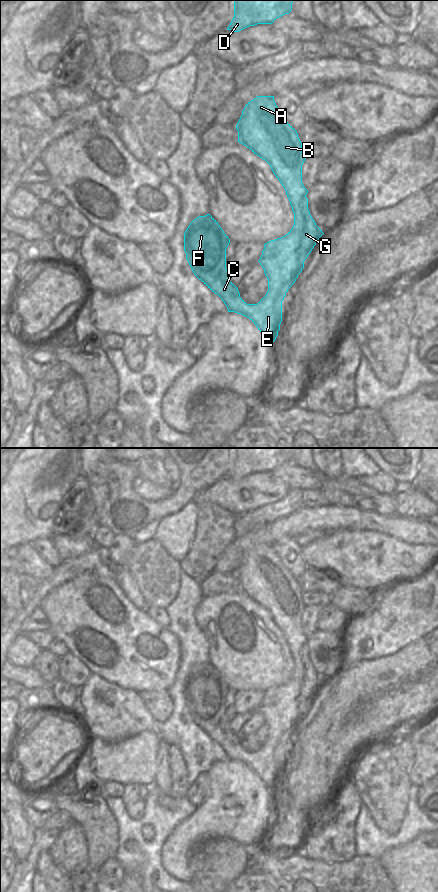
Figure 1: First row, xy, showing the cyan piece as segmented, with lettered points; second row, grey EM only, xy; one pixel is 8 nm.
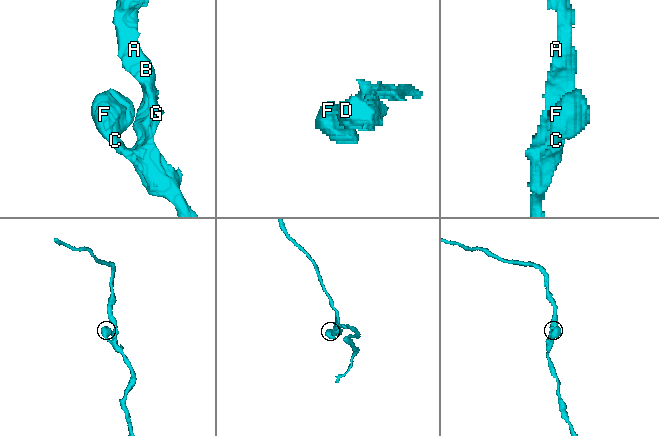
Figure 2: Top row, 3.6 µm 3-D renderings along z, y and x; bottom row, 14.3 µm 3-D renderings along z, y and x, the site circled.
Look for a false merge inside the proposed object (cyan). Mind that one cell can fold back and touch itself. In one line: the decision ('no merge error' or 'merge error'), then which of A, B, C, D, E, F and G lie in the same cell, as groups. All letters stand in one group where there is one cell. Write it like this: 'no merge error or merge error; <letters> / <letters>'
no merge error; A B C D E F G

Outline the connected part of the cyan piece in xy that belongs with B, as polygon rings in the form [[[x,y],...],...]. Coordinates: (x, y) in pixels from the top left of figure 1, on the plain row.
[[[257,544],[248,550],[242,559],[236,577],[238,579],[238,590],[249,596],[254,602],[270,613],[274,623],[284,635],[294,661],[294,673],[292,677],[285,684],[265,691],[262,703],[258,709],[268,727],[268,739],[266,743],[257,752],[247,752],[240,745],[238,736],[230,729],[230,722],[226,717],[226,697],[230,687],[210,662],[199,664],[190,671],[184,681],[184,699],[194,723],[222,747],[228,760],[235,760],[249,766],[267,788],[274,790],[282,770],[282,749],[288,737],[295,731],[298,723],[302,720],[304,709],[324,681],[316,673],[308,657],[308,647],[306,645],[308,638],[302,631],[302,613],[306,607],[302,601],[302,591],[297,579],[280,561],[274,549],[274,544]]]

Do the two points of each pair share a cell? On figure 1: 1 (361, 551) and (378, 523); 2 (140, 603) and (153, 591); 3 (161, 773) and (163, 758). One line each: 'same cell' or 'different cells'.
1: different cells
2: different cells
3: same cell

